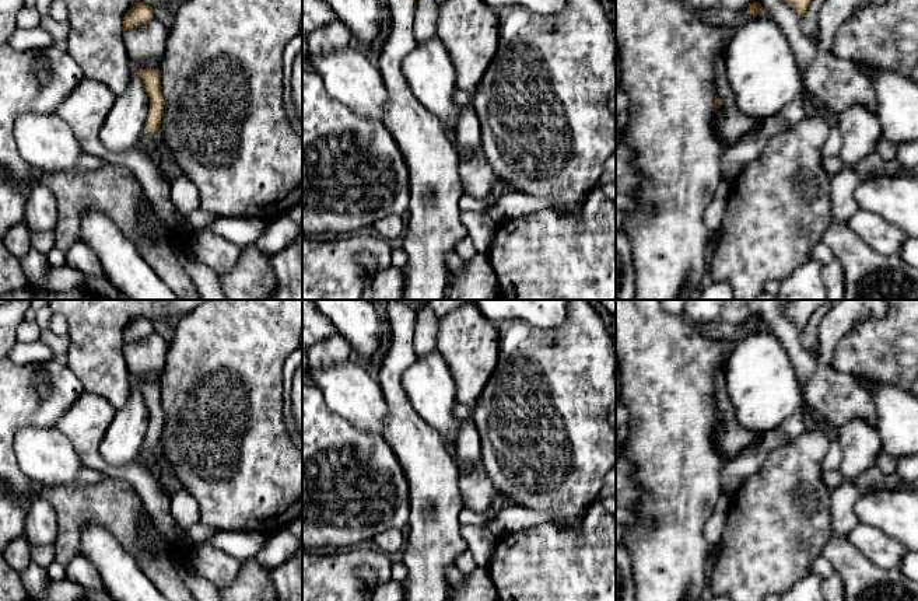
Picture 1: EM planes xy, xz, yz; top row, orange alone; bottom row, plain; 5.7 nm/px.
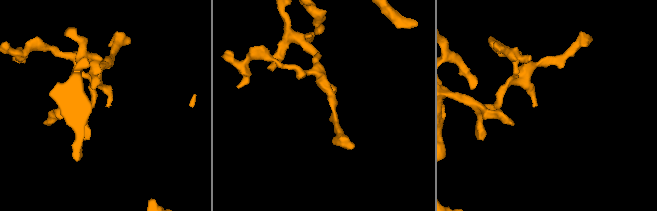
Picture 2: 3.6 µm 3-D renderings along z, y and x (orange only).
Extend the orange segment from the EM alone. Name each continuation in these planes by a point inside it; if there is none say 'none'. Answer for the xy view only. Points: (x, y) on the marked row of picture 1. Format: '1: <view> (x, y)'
1: xy (146, 135)

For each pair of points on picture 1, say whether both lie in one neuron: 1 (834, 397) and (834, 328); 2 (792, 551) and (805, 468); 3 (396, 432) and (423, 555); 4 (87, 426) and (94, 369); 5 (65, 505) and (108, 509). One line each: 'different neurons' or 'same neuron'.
1: same neuron
2: same neuron
3: same neuron
4: different neurons
5: same neuron

